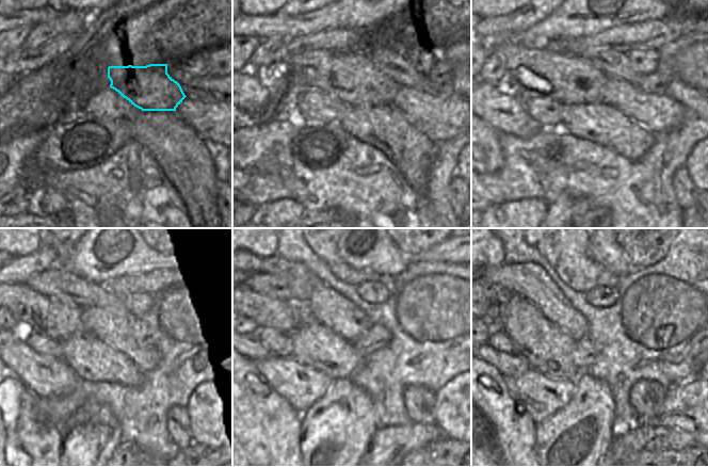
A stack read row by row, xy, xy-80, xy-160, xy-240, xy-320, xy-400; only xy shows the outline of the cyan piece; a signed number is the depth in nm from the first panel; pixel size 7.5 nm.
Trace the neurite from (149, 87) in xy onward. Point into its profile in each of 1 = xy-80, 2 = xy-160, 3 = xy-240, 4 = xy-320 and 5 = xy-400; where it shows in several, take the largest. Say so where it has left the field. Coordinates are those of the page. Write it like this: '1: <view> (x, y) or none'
1: xy-80 (353, 78)
2: xy-160 (544, 74)
3: xy-240 (58, 316)
4: xy-320 (285, 316)
5: xy-400 (493, 306)

